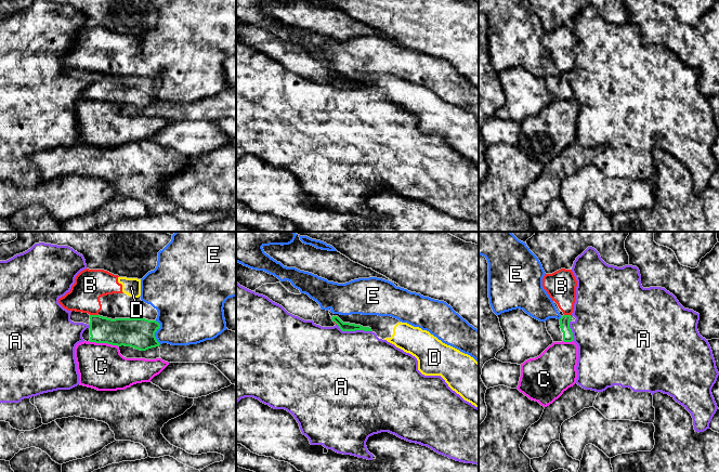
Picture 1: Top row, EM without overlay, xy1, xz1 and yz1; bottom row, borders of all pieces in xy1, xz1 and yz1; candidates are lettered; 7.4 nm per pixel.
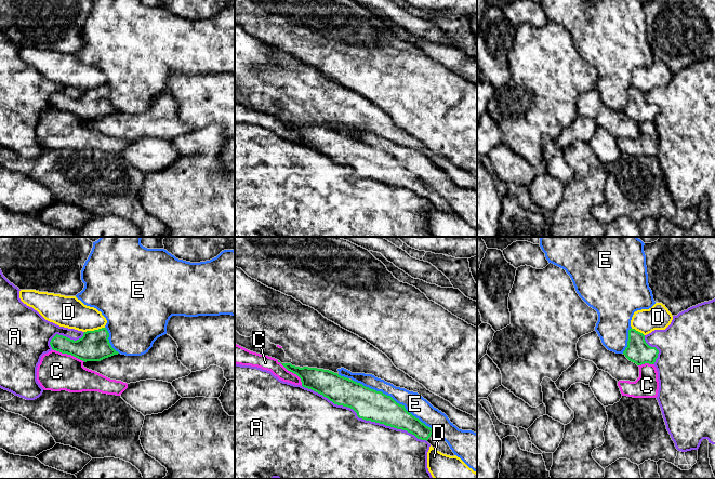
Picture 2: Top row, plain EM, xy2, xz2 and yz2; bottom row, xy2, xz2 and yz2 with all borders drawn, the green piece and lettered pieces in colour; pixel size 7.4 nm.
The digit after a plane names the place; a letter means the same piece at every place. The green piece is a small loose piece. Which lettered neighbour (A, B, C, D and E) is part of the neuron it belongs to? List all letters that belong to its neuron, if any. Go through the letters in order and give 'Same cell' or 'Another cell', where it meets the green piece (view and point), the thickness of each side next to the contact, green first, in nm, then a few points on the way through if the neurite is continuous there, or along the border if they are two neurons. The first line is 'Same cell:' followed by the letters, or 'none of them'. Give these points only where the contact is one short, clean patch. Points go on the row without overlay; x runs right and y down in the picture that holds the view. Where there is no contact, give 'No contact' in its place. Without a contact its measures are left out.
Same cell: none of them
A: Another cell. Touches green at xz2 (363, 176). Thickness 240 nm (green) against 500 nm
B: Another cell. Touches green at xy1 (94, 73). Thickness 200 nm (green) against 240 nm. Boundary: xy1 (90, 71), (97, 73)
C: Another cell. Touches green at xy2 (68, 111). Thickness 220 nm (green) against 280 nm
D: Another cell. Touches green at xy2 (94, 88). Thickness 220 nm (green) against 240 nm
E: Another cell. Touches green at xz2 (392, 156). Thickness 240 nm (green) against 150 nm

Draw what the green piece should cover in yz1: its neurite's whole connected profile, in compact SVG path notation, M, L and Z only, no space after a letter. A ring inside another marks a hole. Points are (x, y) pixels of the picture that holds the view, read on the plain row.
M563 73L560 77L549 76L546 80L548 91L553 100L572 100L574 99L572 87L570 86L571 73Z

